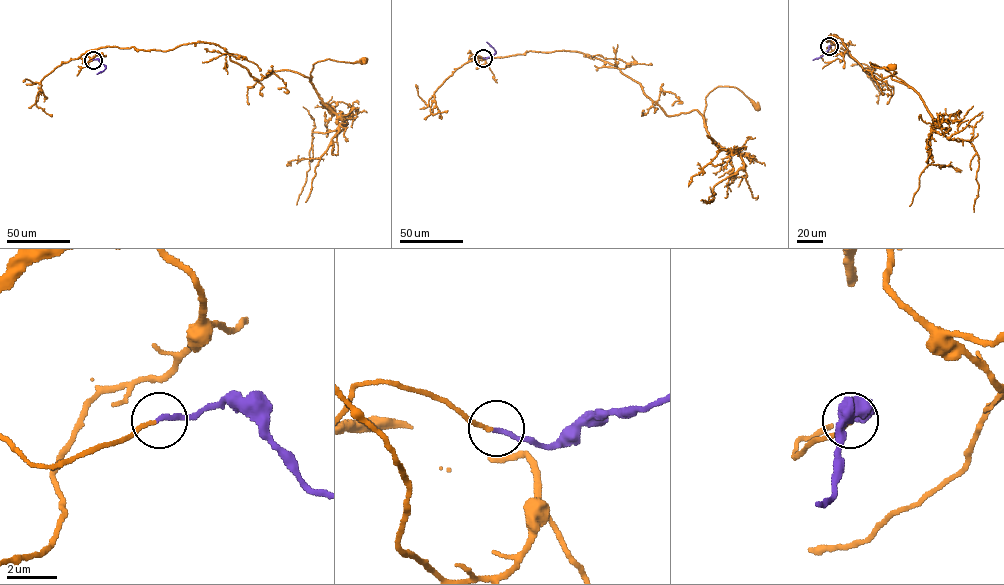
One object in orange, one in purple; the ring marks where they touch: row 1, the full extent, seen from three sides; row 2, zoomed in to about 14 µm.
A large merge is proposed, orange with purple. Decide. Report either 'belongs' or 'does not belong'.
belongs

